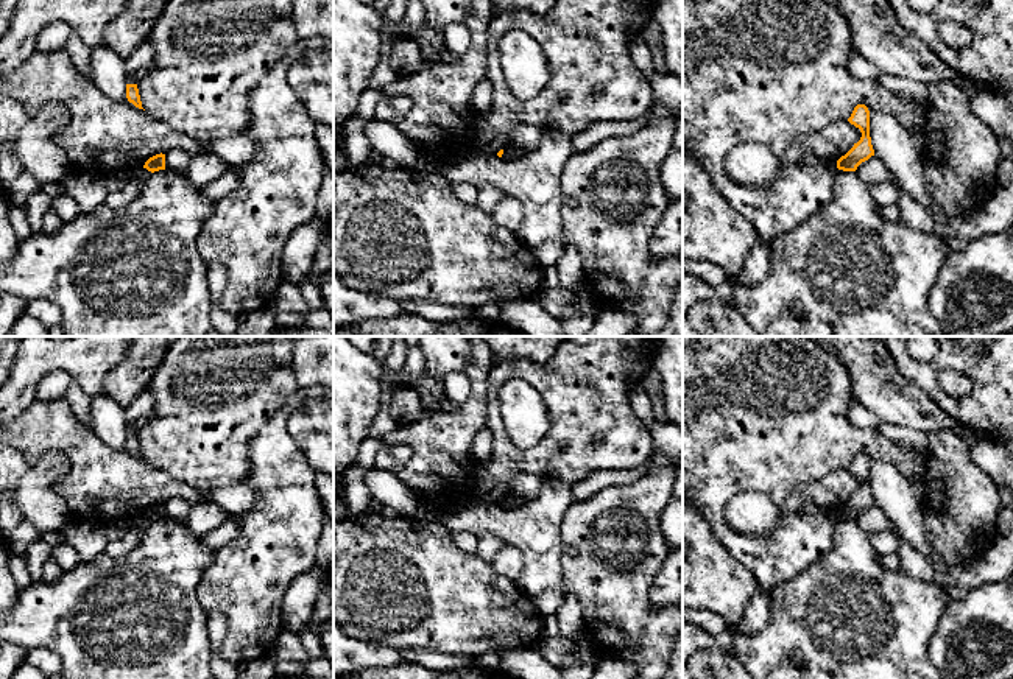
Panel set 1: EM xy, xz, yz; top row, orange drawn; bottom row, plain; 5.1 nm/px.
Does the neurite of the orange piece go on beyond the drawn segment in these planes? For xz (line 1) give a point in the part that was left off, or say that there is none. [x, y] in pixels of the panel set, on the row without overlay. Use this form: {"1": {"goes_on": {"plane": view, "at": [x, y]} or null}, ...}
{"1": {"goes_on": null}}

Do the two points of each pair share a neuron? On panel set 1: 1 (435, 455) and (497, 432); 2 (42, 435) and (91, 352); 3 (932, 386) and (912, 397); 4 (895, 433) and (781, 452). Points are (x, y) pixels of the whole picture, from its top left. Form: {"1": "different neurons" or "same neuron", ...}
{"1": "different neurons", "2": "different neurons", "3": "different neurons", "4": "different neurons"}

